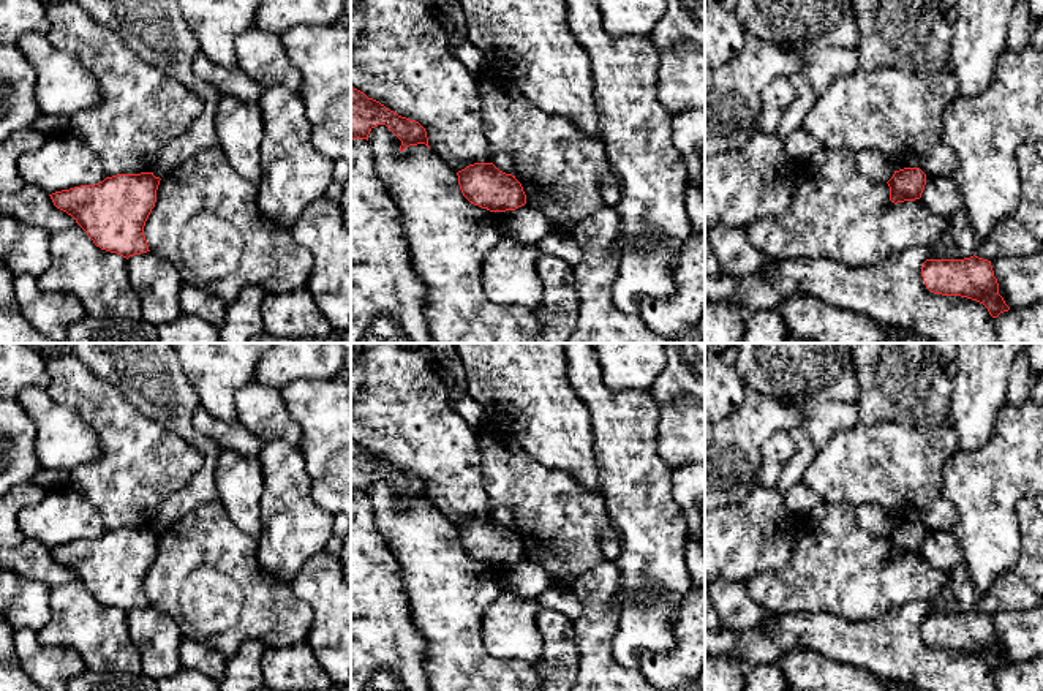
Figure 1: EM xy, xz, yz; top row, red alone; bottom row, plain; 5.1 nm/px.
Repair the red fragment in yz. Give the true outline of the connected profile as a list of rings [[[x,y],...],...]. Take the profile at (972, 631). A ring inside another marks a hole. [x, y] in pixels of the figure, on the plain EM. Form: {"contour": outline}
{"contour": [[[975,609],[964,614],[926,614],[921,631],[931,647],[977,655],[992,672],[1010,664],[999,648],[999,637],[988,614]]]}

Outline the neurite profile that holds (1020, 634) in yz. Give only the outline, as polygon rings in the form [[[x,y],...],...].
[[[1043,607],[991,615],[999,648],[1010,663],[1043,656]]]

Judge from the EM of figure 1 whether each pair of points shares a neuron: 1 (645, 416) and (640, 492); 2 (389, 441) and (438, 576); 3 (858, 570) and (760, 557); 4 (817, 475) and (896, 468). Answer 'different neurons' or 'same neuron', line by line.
1: same neuron
2: different neurons
3: different neurons
4: same neuron

